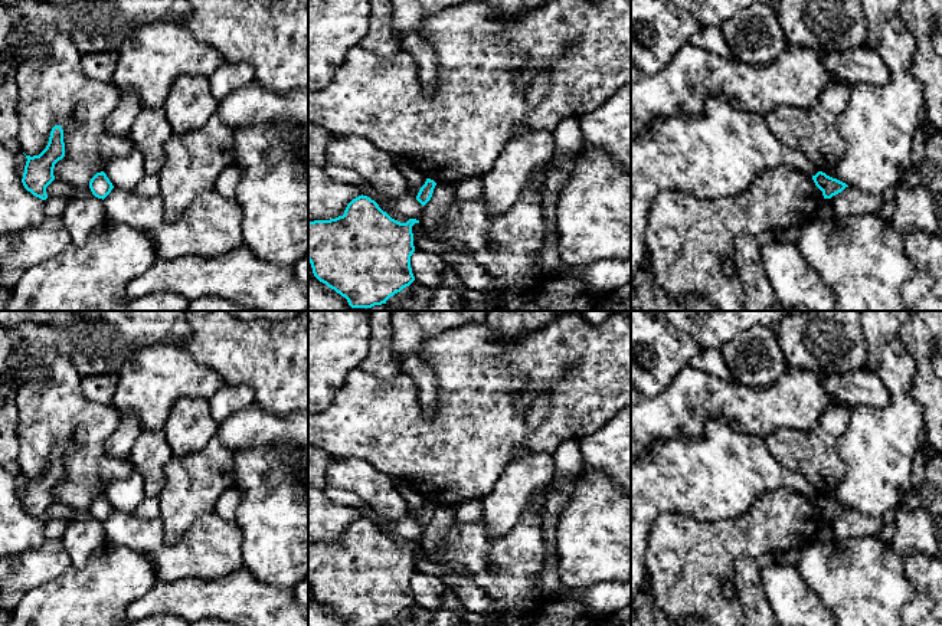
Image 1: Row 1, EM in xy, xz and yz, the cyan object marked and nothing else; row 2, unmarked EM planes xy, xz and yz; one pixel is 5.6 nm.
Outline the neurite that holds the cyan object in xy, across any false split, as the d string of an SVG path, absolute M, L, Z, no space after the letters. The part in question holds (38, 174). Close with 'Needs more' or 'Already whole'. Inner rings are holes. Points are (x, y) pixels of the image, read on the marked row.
M55 125L49 142L39 155L26 155L27 161L22 183L33 196L46 200L46 187L55 180L55 164L65 157L63 130Z. Already whole

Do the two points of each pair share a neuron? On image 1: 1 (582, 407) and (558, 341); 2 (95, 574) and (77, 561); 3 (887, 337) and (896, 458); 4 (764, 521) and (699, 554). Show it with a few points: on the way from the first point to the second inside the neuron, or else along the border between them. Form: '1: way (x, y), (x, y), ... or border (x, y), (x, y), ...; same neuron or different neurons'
1: way (582, 392), (582, 370), (569, 357); same neuron
2: border (104, 540), (82, 566), (71, 566); different neurons
3: way (896, 367), (898, 428); same neuron
4: way (748, 536), (726, 540), (715, 547); same neuron

